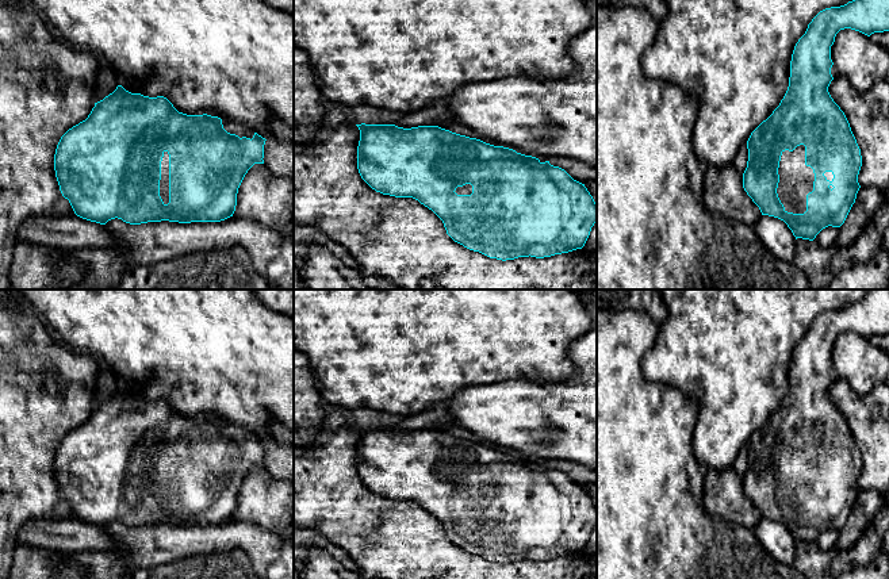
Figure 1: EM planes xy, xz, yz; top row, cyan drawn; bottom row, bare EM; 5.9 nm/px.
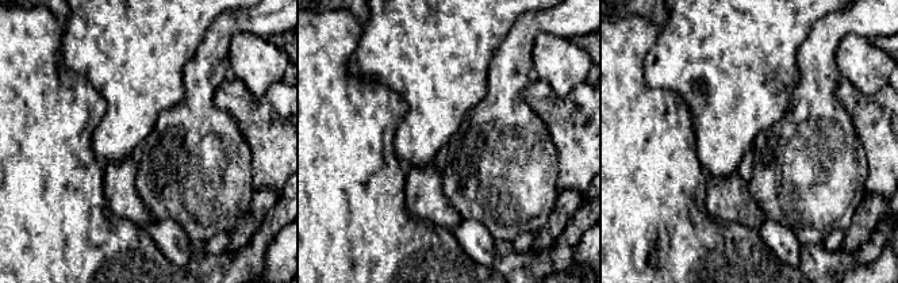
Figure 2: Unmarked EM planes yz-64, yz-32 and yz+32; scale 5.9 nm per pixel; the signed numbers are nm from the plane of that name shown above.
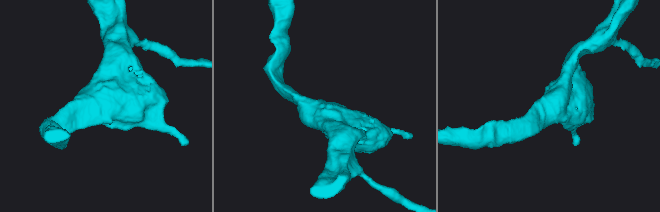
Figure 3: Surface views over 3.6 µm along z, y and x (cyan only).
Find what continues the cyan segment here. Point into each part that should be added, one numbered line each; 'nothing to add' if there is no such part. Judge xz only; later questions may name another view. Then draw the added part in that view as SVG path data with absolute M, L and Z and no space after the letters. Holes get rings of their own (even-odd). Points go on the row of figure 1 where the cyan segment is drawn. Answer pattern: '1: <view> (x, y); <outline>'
1: xz (466, 190); M465 184L463 187L457 187L455 191L457 195L471 195L472 193L472 185Z

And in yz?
1: yz (796, 180); M800 145L793 152L782 152L779 168L778 198L785 211L804 214L806 195L813 191L815 173L805 165L805 146Z

